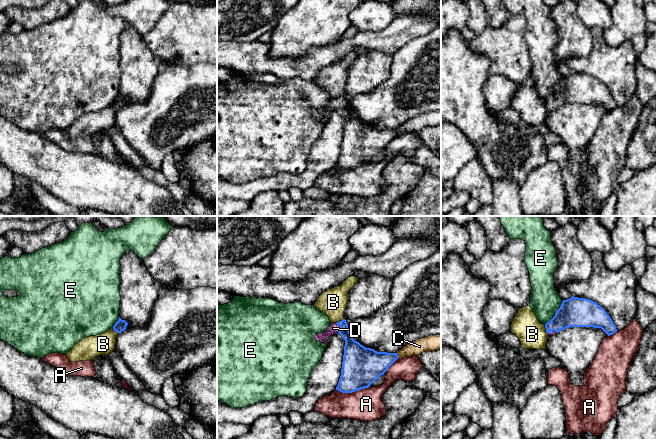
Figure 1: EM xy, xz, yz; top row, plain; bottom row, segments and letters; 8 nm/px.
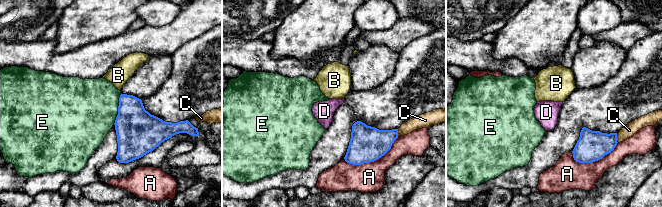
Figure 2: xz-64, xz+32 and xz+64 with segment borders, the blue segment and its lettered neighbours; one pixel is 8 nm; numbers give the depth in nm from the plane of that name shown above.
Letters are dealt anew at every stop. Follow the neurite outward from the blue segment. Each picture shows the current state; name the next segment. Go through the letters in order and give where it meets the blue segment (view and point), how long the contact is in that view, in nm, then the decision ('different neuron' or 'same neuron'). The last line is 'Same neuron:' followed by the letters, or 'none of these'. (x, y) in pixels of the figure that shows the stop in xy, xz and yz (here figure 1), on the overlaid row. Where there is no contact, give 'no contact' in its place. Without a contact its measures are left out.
A: xz (352, 391) | 280 nm | different neuron
B: yz (546, 329) | 80 nm | different neuron
C: xz (397, 355) | 60 nm | different neuron
D: xz (340, 327) | 80 nm | same neuron
E: yz (555, 313) | 260 nm | different neuron
Same neuron: D

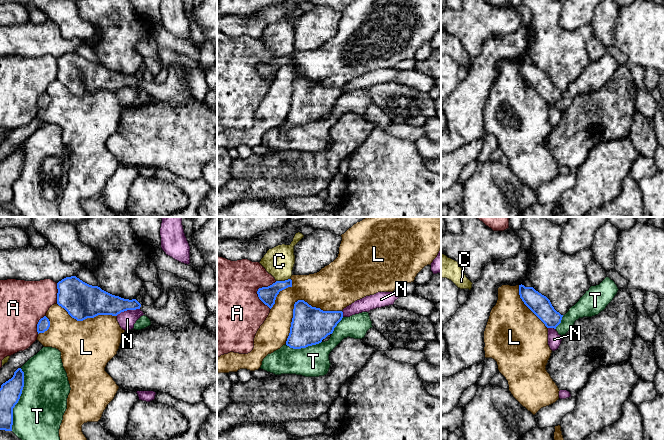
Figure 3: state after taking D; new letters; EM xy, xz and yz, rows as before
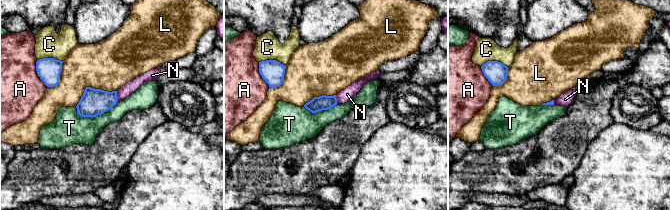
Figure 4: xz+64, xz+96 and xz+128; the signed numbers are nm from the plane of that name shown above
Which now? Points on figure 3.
A: xz (258, 290) | 240 nm | different neuron
C: xz (282, 281) | 110 nm | different neuron
L: xz (298, 300) | 550 nm | different neuron
N: xy (127, 309) | 200 nm | different neuron
T: xy (19, 398) | 500 nm | different neuron
Same neuron: none of these

